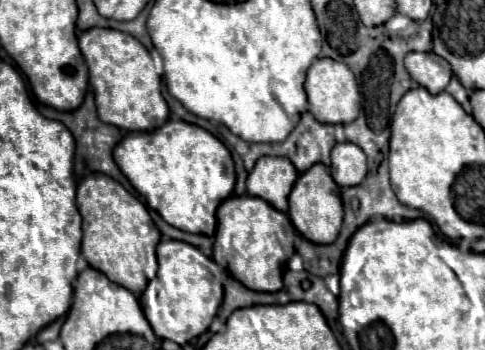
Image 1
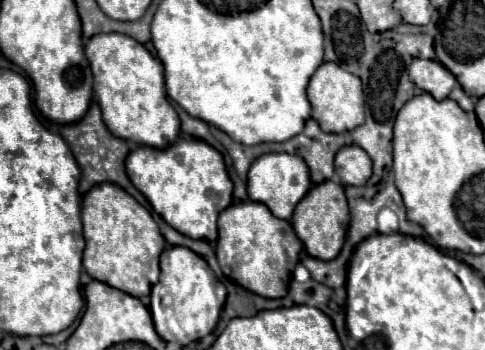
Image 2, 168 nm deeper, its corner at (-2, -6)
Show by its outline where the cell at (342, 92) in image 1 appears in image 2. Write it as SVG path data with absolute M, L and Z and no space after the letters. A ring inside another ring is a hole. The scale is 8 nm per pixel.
M323 62L317 72L311 76L307 86L307 96L313 106L313 118L325 132L349 132L355 130L365 120L365 100L363 100L363 86L361 80L349 72L345 72L335 62Z

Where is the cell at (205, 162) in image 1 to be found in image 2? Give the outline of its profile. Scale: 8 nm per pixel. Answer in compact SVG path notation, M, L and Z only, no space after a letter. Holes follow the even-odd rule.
M181 136L177 142L173 142L165 150L139 146L127 158L127 174L129 174L131 182L151 202L153 210L159 216L163 216L163 220L169 226L173 226L177 232L181 232L189 238L197 238L197 240L217 240L217 216L221 210L225 210L231 204L233 182L229 180L229 174L225 170L223 156L215 148L211 148L203 140L197 140L191 136Z

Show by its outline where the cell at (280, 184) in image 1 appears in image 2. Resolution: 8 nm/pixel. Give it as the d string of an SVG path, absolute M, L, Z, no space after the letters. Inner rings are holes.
M269 152L259 156L249 168L249 180L247 180L249 198L253 202L267 204L267 208L271 208L271 212L283 220L291 218L297 202L309 192L309 188L311 188L311 176L301 156L287 152Z

